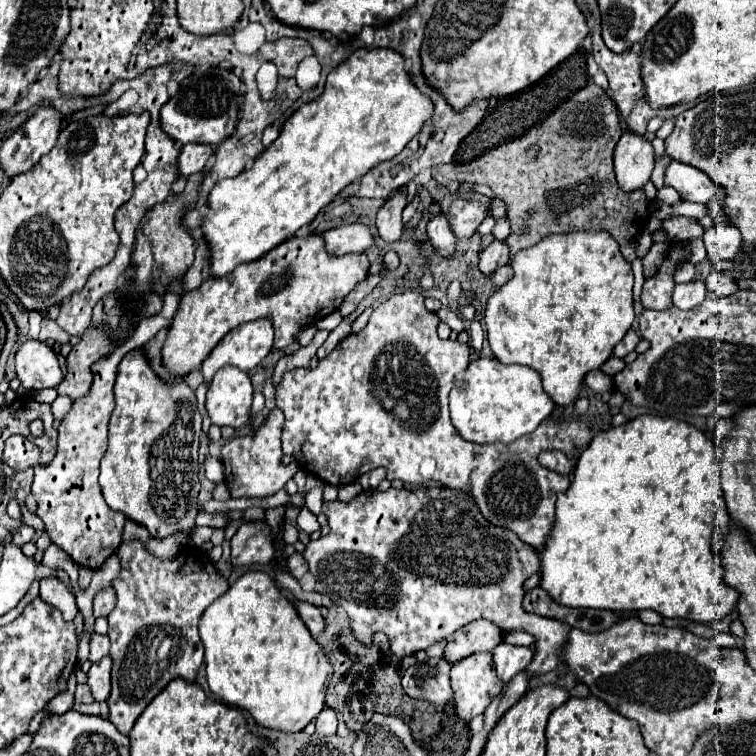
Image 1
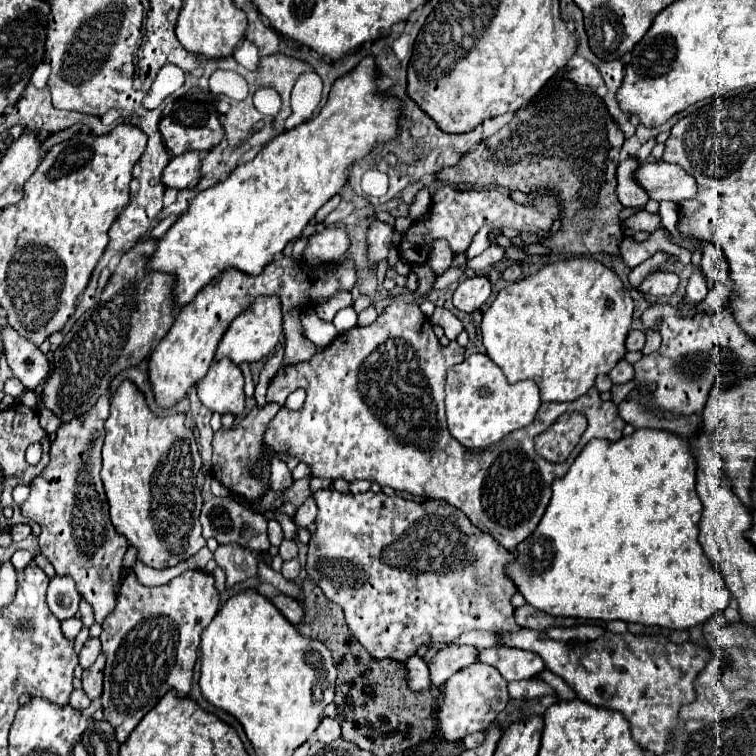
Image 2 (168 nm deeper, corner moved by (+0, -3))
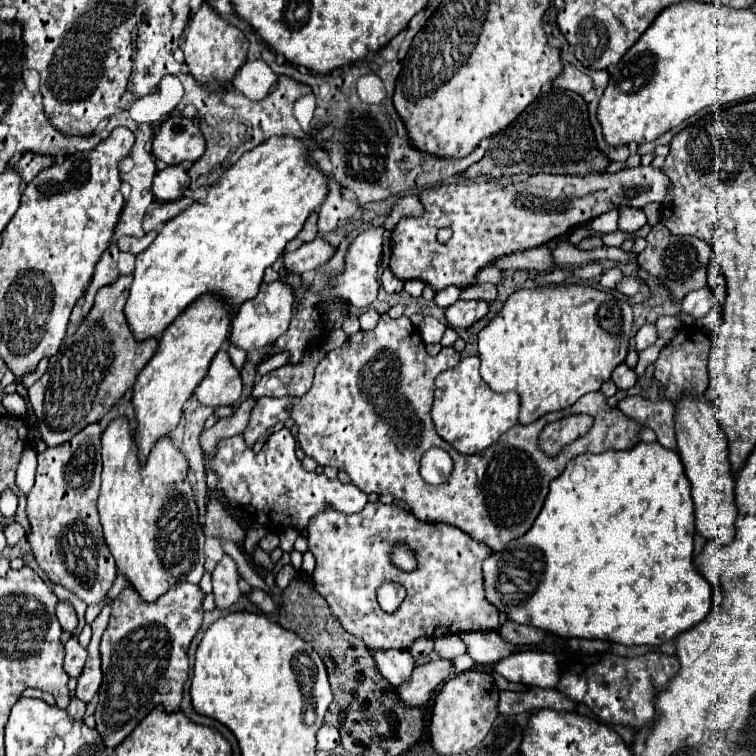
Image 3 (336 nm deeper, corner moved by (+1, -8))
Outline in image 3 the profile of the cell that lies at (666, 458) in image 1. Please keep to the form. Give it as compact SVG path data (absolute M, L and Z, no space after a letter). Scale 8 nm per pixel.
M639 442L631 450L625 450L625 452L607 450L601 454L581 454L573 458L567 464L565 472L551 482L551 490L545 500L545 506L541 514L537 516L537 522L531 526L531 530L525 536L509 542L509 546L505 546L501 556L499 552L493 552L483 562L487 600L493 602L501 612L507 612L509 620L515 620L519 624L531 624L535 628L541 628L557 636L601 638L601 640L611 640L625 646L635 646L635 644L659 646L683 634L685 630L693 628L695 624L699 624L713 608L713 588L693 566L693 534L695 534L695 512L691 502L691 486L685 476L681 458L675 450L665 450L663 446L657 446L657 442L653 444Z

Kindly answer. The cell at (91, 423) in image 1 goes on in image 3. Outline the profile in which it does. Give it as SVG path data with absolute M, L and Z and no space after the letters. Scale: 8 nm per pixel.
M97 422L85 426L69 442L41 452L37 460L39 466L35 486L27 496L27 518L31 524L31 534L27 540L33 548L33 556L51 582L65 586L85 604L101 604L107 598L107 592L117 576L117 566L109 548L105 546L97 514L97 498L101 486L101 426Z

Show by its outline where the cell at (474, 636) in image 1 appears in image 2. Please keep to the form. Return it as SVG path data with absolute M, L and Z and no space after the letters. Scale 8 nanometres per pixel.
M444 645L430 661L428 661L428 669L430 669L430 685L432 687L440 687L450 675L454 675L456 671L472 665L476 661L474 657L476 649L468 647L468 645Z

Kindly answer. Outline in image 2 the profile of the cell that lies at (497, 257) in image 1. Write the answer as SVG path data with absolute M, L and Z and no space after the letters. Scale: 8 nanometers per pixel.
M476 275L458 285L458 289L454 291L454 307L460 311L466 311L466 313L472 313L486 303L490 293L492 293L492 289L490 289L488 277Z

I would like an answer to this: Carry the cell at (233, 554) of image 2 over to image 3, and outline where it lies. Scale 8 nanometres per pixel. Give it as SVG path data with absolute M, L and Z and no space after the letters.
M225 554L213 570L213 594L217 608L229 608L241 596L239 580L241 576L235 560Z

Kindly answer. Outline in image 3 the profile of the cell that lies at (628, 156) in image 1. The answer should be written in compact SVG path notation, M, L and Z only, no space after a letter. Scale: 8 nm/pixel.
M631 206L619 208L619 230L635 232L643 224L647 224L647 218L645 218L645 212L641 208L631 208Z

